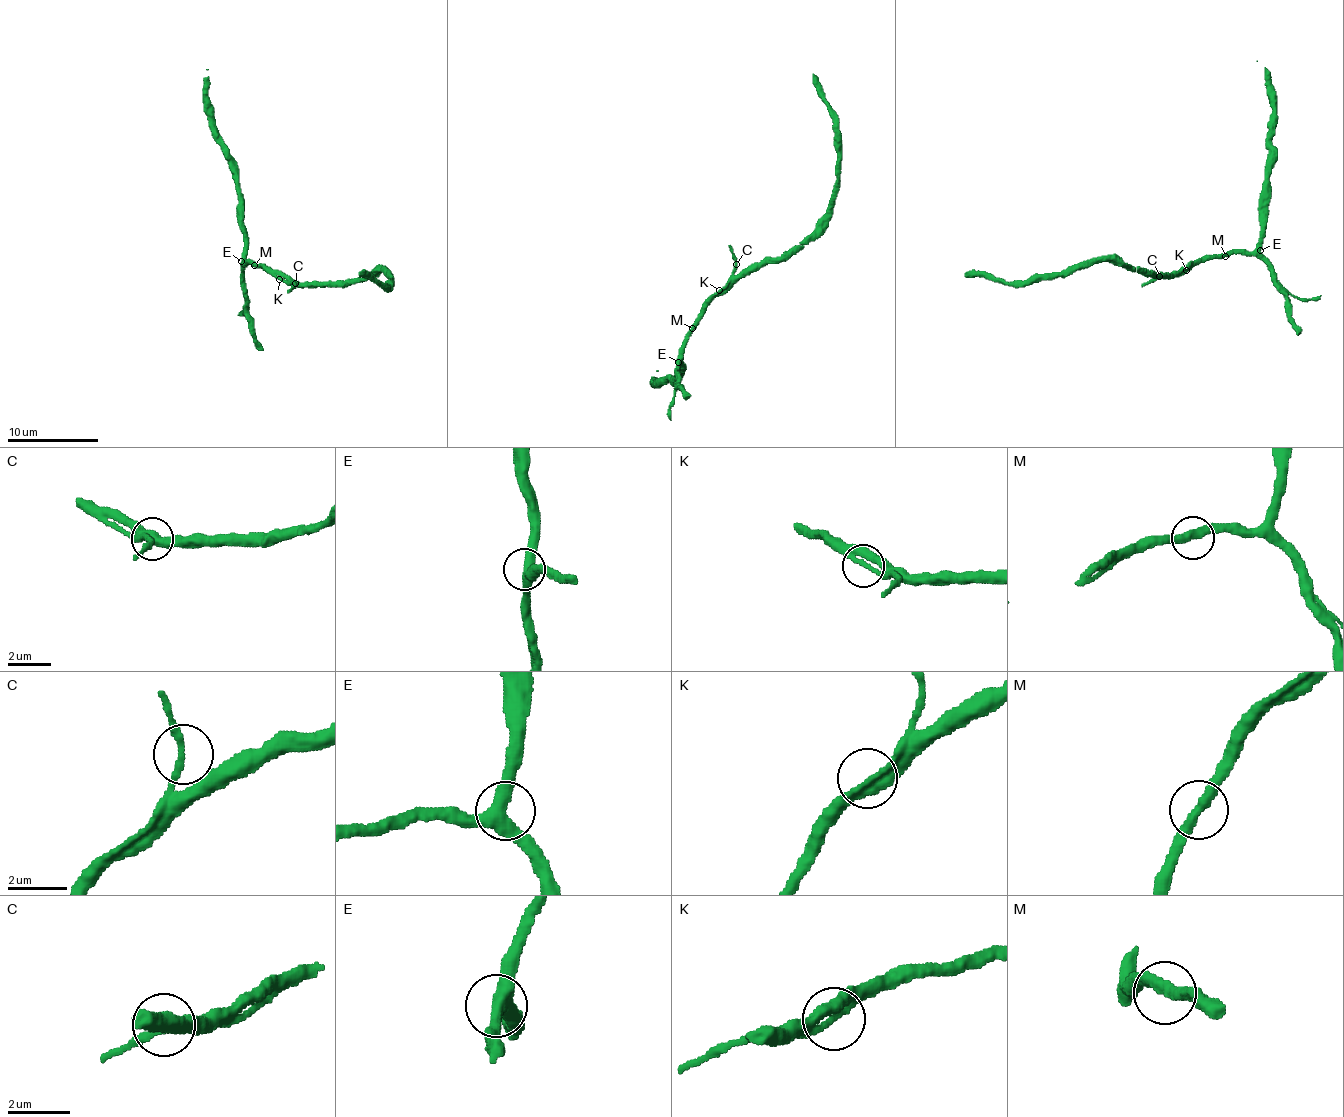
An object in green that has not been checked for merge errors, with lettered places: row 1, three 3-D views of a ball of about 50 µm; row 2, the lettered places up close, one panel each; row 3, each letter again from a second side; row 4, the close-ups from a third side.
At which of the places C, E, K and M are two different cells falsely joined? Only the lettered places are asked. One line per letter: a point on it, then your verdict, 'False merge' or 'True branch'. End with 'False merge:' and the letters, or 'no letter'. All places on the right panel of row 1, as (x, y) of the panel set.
C: Place: (1159, 276). True branch
E: Place: (1260, 250). True branch
K: Place: (1186, 270). True branch
M: Place: (1225, 256). True branch
False merge: no letter

